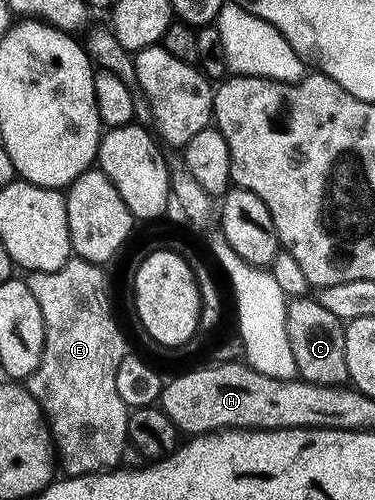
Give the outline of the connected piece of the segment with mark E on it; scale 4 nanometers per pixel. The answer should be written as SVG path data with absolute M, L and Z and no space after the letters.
M71 257L59 269L27 275L45 326L41 360L27 386L45 414L60 470L62 467L66 476L114 470L129 443L131 409L115 389L115 369L119 369L127 347L124 333L113 320L101 271L96 263Z

